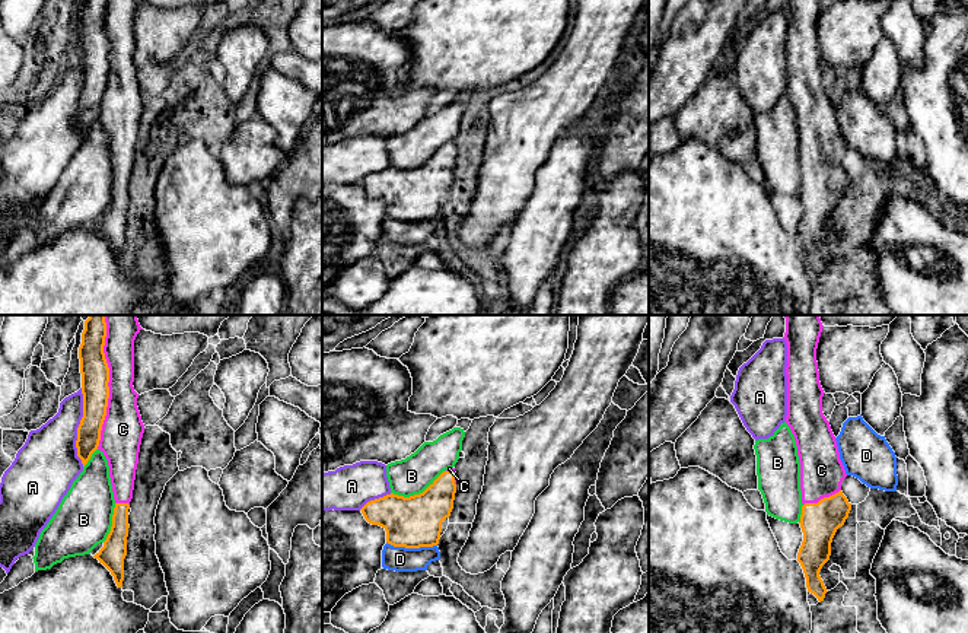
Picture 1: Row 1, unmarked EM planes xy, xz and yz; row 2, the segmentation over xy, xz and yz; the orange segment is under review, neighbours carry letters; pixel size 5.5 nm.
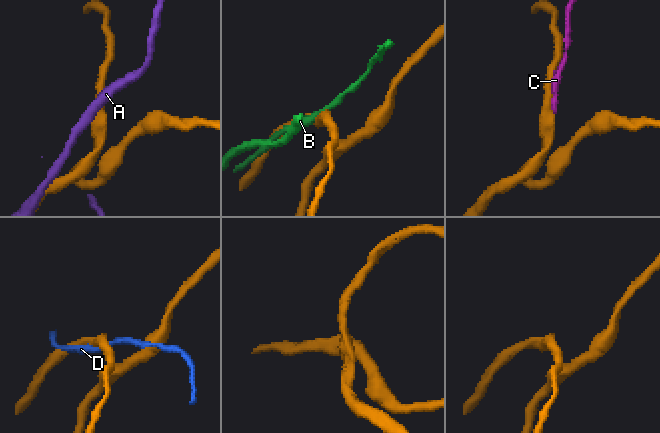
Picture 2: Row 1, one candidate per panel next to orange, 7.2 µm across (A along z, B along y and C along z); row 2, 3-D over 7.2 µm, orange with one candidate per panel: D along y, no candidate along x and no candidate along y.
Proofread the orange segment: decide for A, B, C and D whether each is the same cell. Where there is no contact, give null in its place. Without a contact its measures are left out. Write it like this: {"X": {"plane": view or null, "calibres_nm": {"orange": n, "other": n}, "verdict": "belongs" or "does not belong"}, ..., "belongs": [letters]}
{"A": {"plane": "xy", "calibres_nm": {"orange": 150, "other": 320}, "verdict": "does not belong"}, "B": {"plane": "xz", "calibres_nm": {"orange": 280, "other": 200}, "verdict": "does not belong"}, "C": {"plane": "xy", "calibres_nm": {"orange": 160, "other": 220}, "verdict": "belongs"}, "D": {"plane": "xz", "calibres_nm": {"orange": 280, "other": 140}, "verdict": "does not belong"}, "belongs": ["C"]}

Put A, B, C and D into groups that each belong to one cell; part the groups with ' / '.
A B / C / D

